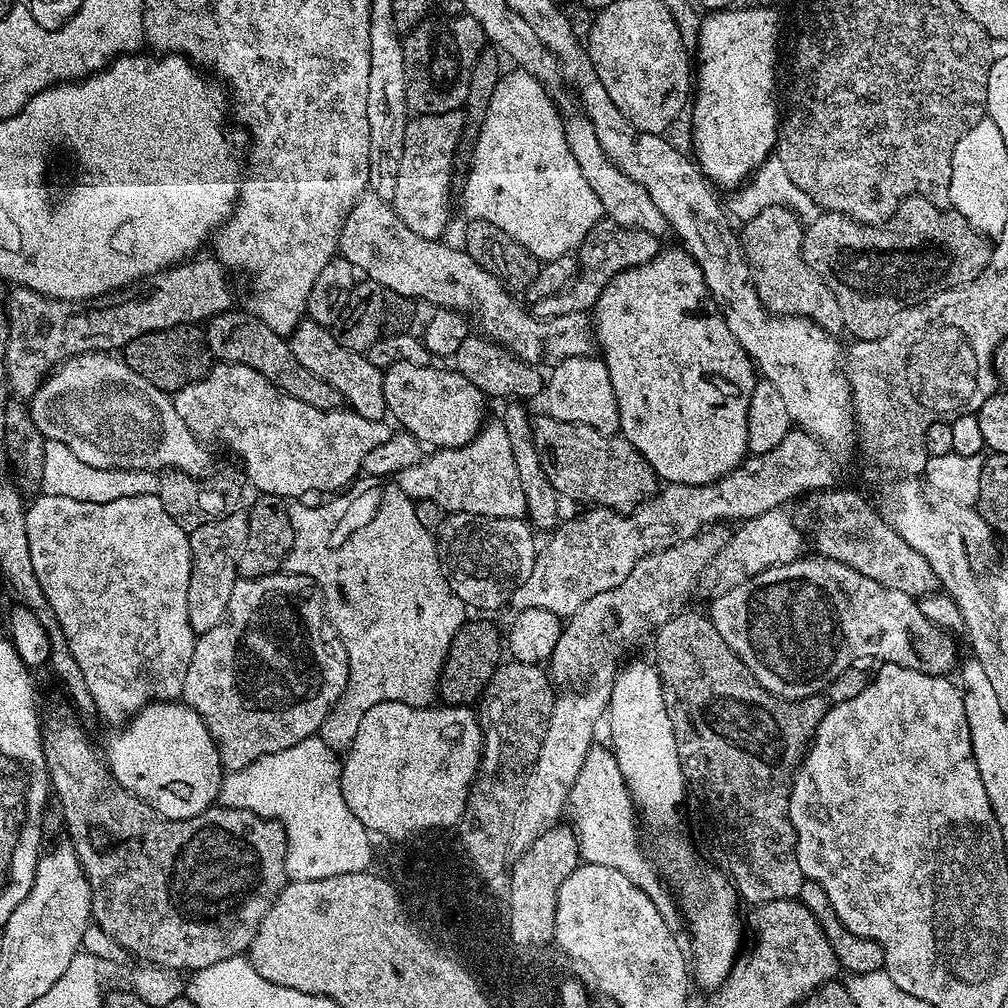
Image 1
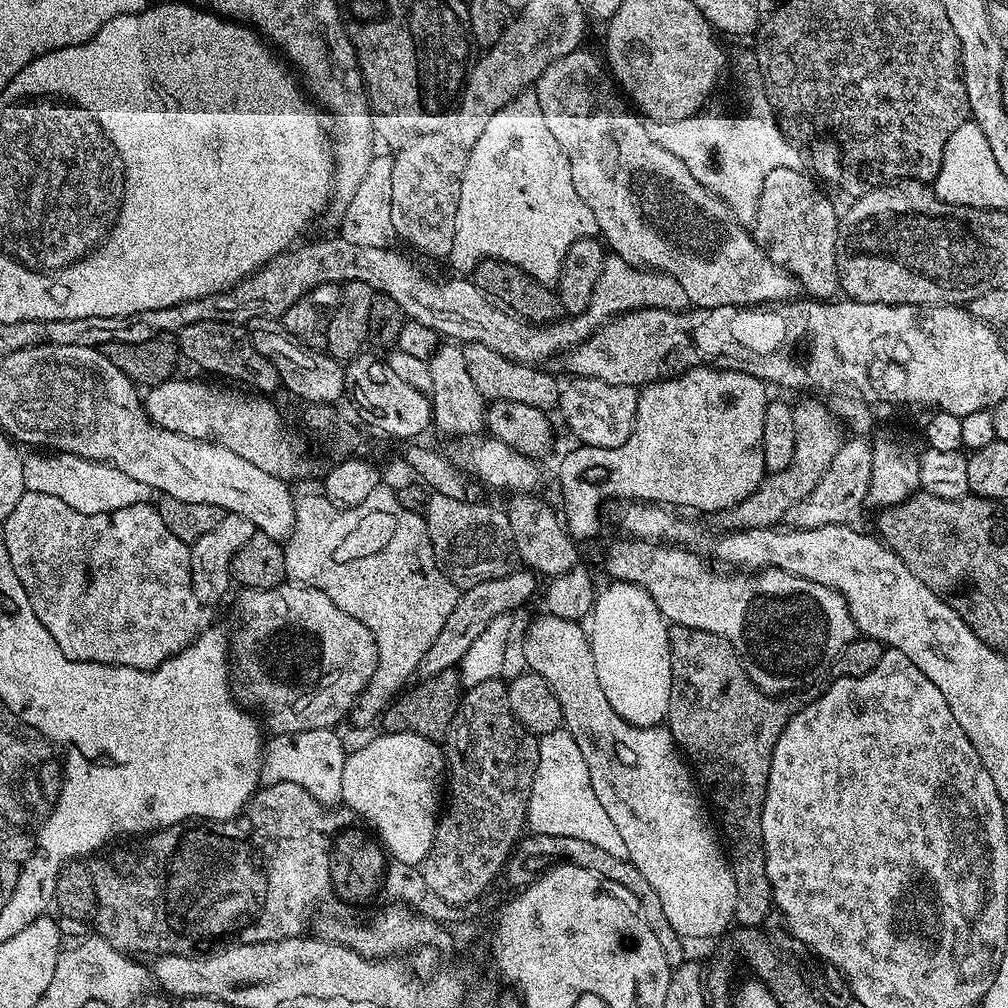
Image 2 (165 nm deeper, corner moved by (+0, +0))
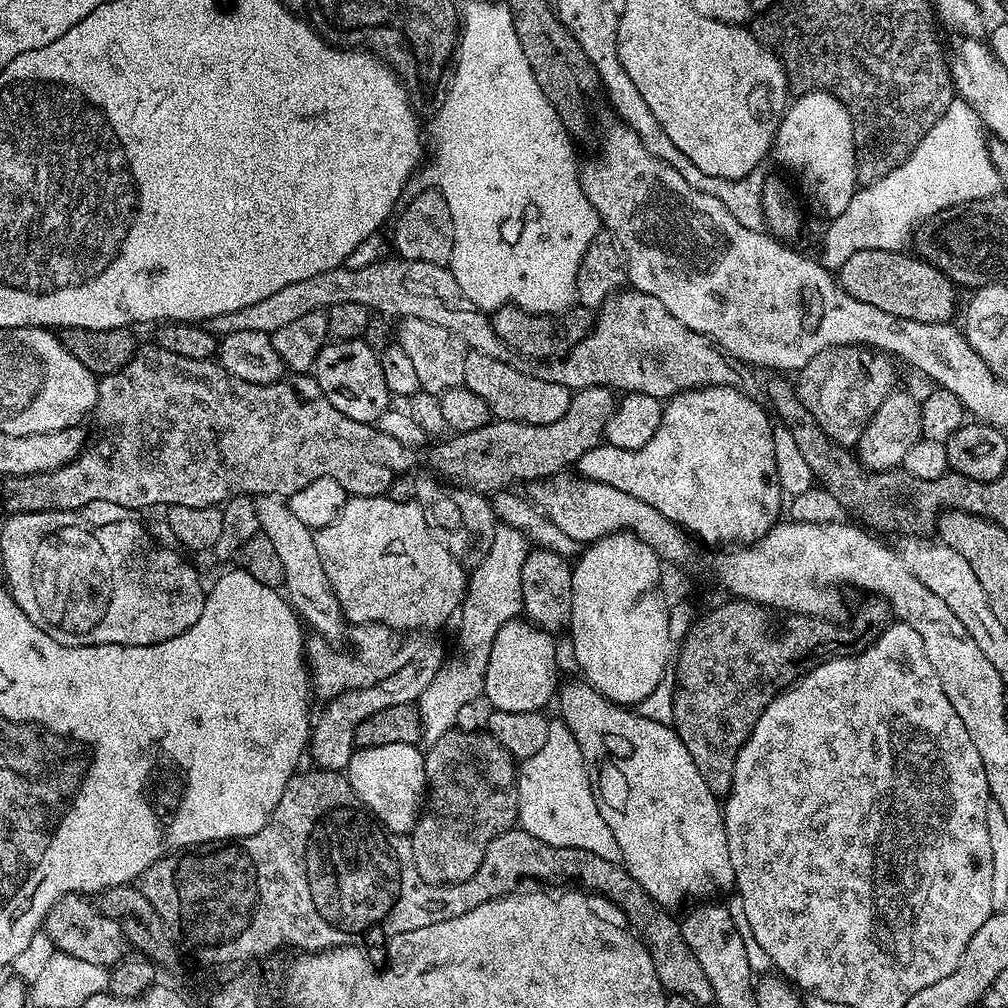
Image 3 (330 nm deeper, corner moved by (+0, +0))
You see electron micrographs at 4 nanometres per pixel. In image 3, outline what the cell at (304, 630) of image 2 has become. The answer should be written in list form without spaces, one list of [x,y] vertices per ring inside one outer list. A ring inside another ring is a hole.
[[[357,624],[351,629],[350,640],[356,647],[356,656],[348,652],[339,652],[335,643],[329,642],[323,636],[315,634],[307,637],[304,645],[304,655],[310,677],[310,688],[320,702],[327,702],[341,696],[344,692],[358,690],[366,686],[374,686],[382,682],[382,678],[390,678],[394,670],[402,670],[411,662],[414,649],[407,644],[405,637],[395,628],[387,628],[384,624]]]

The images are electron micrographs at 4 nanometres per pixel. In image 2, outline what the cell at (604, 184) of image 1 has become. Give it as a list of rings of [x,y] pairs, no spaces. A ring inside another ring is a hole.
[[[581,50],[566,54],[566,58],[558,58],[558,62],[542,70],[534,90],[538,94],[542,118],[546,118],[546,127],[550,134],[554,134],[558,146],[562,146],[566,162],[570,162],[574,190],[578,190],[578,198],[582,198],[594,213],[603,243],[635,268],[670,274],[678,286],[686,290],[689,305],[697,308],[787,302],[798,292],[796,277],[776,265],[756,245],[755,235],[747,227],[737,224],[727,205],[698,182],[681,159],[658,146],[646,134],[643,119],[639,115],[632,116],[633,109],[618,91],[611,75],[602,70],[601,57],[597,56]]]

